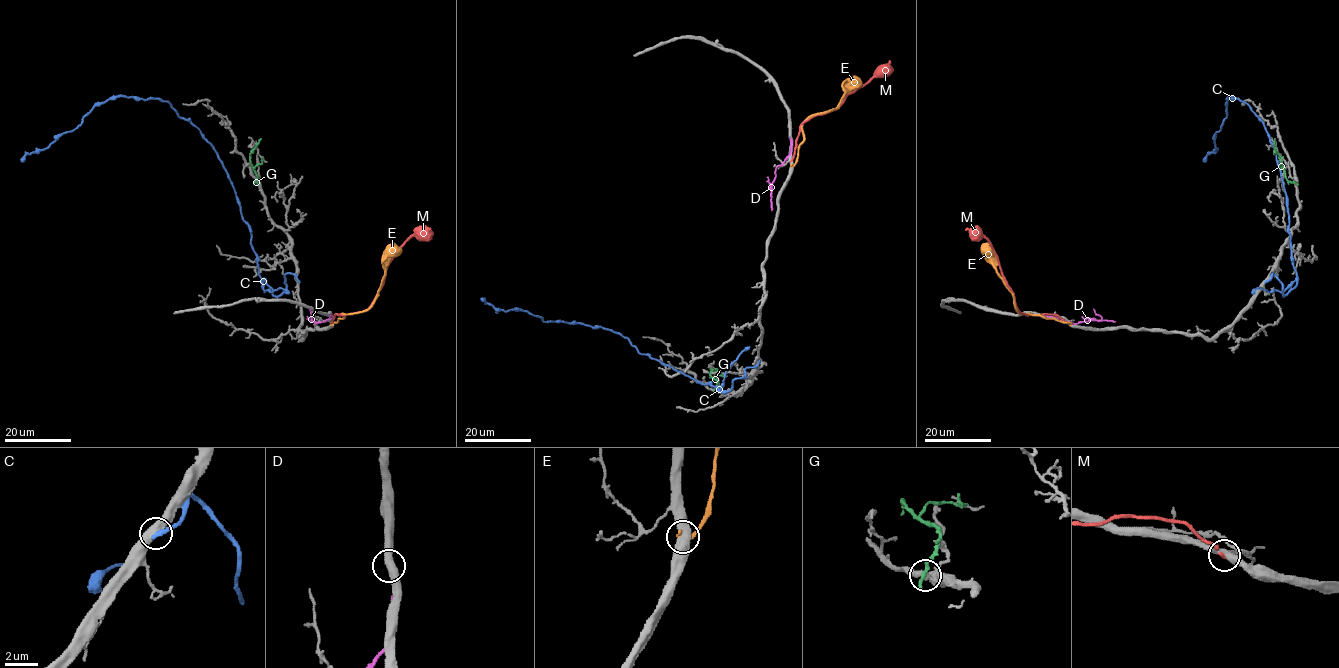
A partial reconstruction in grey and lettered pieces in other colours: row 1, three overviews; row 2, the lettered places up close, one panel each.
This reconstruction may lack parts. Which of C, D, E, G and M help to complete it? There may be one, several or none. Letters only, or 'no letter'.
no letter

